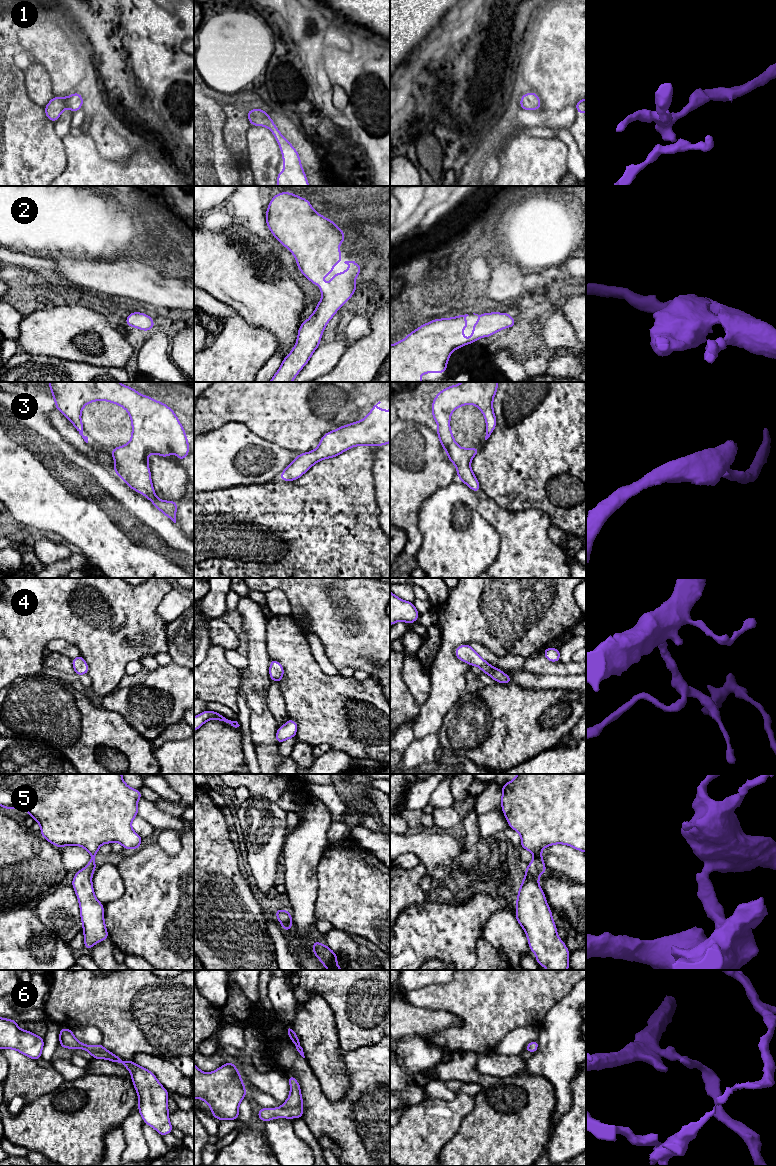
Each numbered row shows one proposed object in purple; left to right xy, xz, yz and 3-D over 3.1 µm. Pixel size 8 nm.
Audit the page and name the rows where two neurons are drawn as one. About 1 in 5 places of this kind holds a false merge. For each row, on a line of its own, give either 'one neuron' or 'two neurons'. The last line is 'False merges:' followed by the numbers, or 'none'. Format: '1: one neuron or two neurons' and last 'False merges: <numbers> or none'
1: one neuron
2: one neuron
3: one neuron
4: one neuron
5: one neuron
6: one neuron
False merges: none

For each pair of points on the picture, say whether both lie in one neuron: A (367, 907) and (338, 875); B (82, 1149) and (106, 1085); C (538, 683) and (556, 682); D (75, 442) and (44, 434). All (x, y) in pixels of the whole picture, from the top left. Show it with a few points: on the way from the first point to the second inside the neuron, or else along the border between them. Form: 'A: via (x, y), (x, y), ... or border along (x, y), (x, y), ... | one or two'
A: via (362, 899), (346, 883) | one
B: via (82, 1133), (82, 1115), (96, 1101) | one
C: via (542, 682), (552, 682) | one
D: border along (49, 420), (62, 438), (81, 454) | two

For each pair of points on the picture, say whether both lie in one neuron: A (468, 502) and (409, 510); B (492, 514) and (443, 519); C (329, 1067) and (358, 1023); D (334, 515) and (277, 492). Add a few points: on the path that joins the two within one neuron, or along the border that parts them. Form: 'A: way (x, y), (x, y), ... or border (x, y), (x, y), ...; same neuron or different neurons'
A: border (435, 492), (419, 508), (418, 530), (420, 532); different neurons
B: border (478, 500), (478, 512), (496, 532); different neurons
C: border (335, 1025), (339, 1046), (345, 1052); different neurons
D: way (320, 515), (300, 515), (291, 506); same neuron

